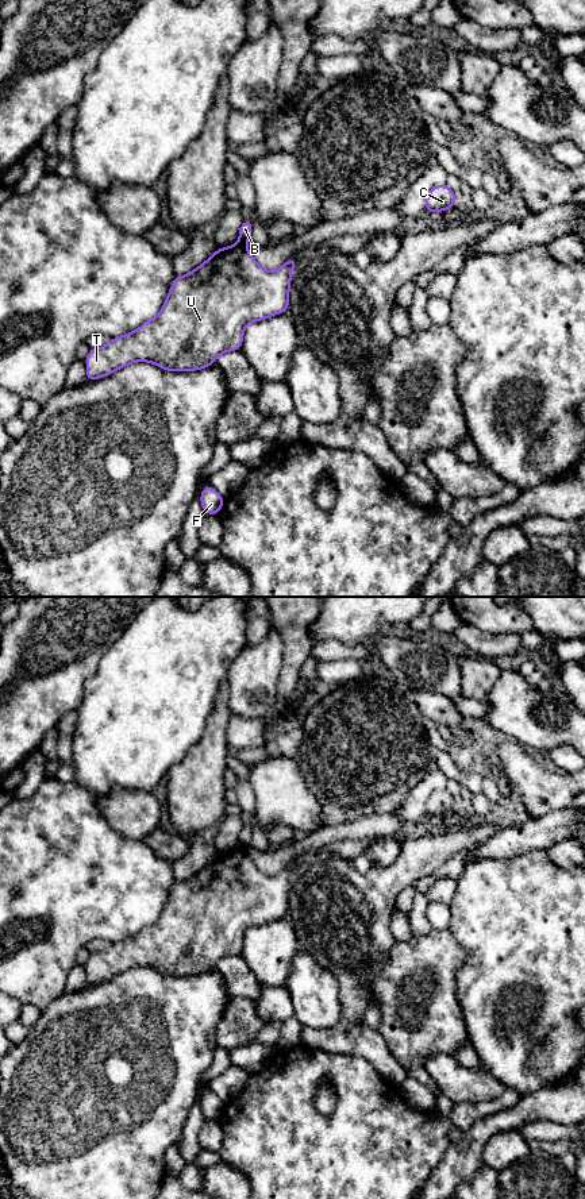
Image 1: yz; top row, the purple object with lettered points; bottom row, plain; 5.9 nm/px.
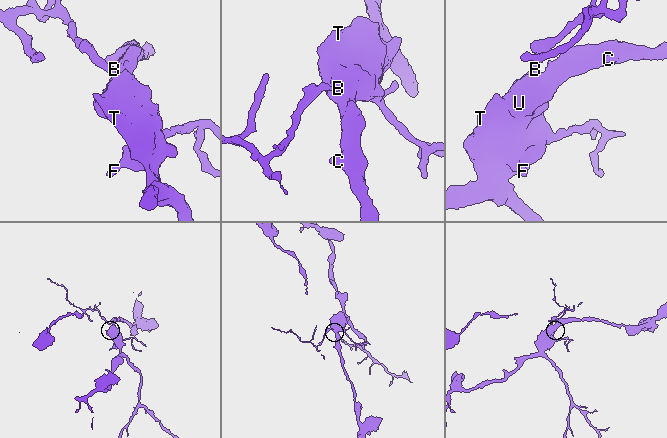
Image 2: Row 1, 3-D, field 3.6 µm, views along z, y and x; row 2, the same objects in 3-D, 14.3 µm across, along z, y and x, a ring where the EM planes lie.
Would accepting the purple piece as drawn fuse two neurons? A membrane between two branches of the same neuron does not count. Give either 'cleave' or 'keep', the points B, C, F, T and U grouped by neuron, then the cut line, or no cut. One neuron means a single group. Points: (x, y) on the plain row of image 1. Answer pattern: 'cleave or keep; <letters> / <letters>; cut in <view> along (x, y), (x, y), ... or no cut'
cleave; B / C F T U; cut in yz along (239, 845), (245, 849)

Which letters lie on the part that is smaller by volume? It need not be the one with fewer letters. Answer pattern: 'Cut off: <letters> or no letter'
Cut off: B

